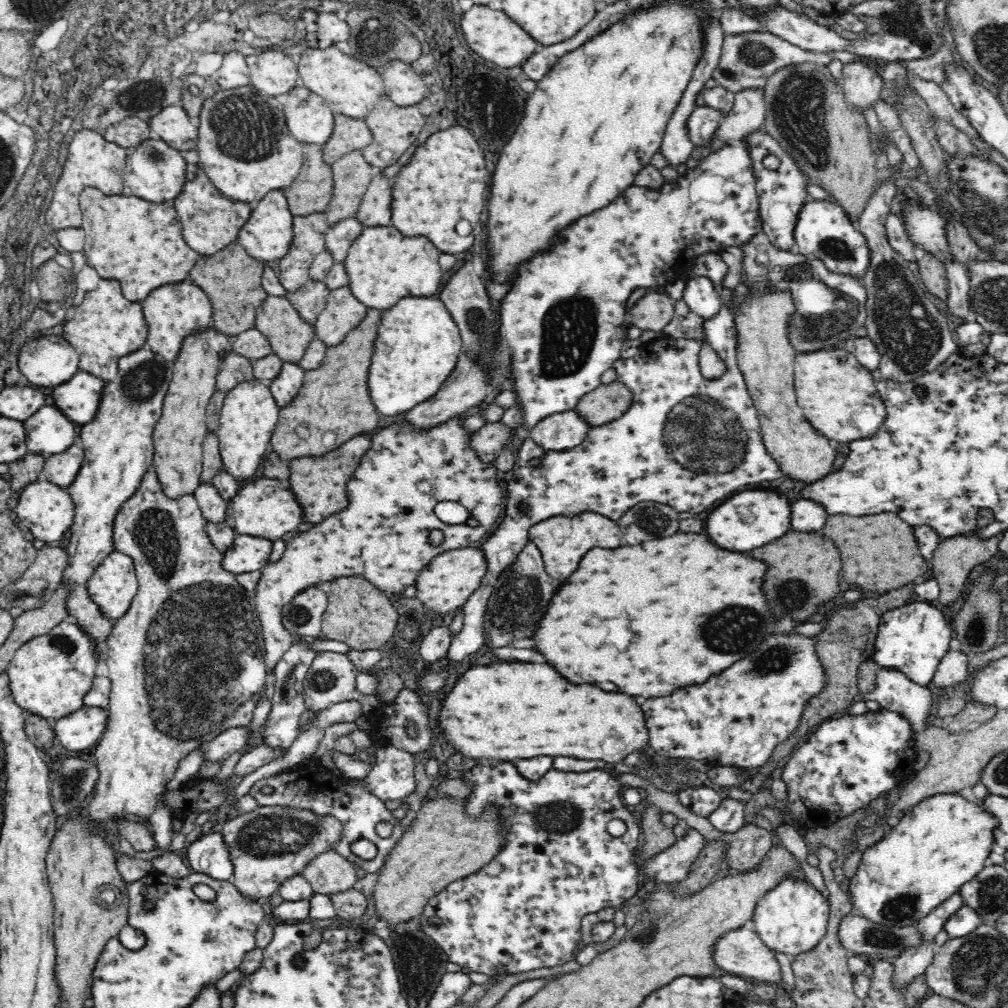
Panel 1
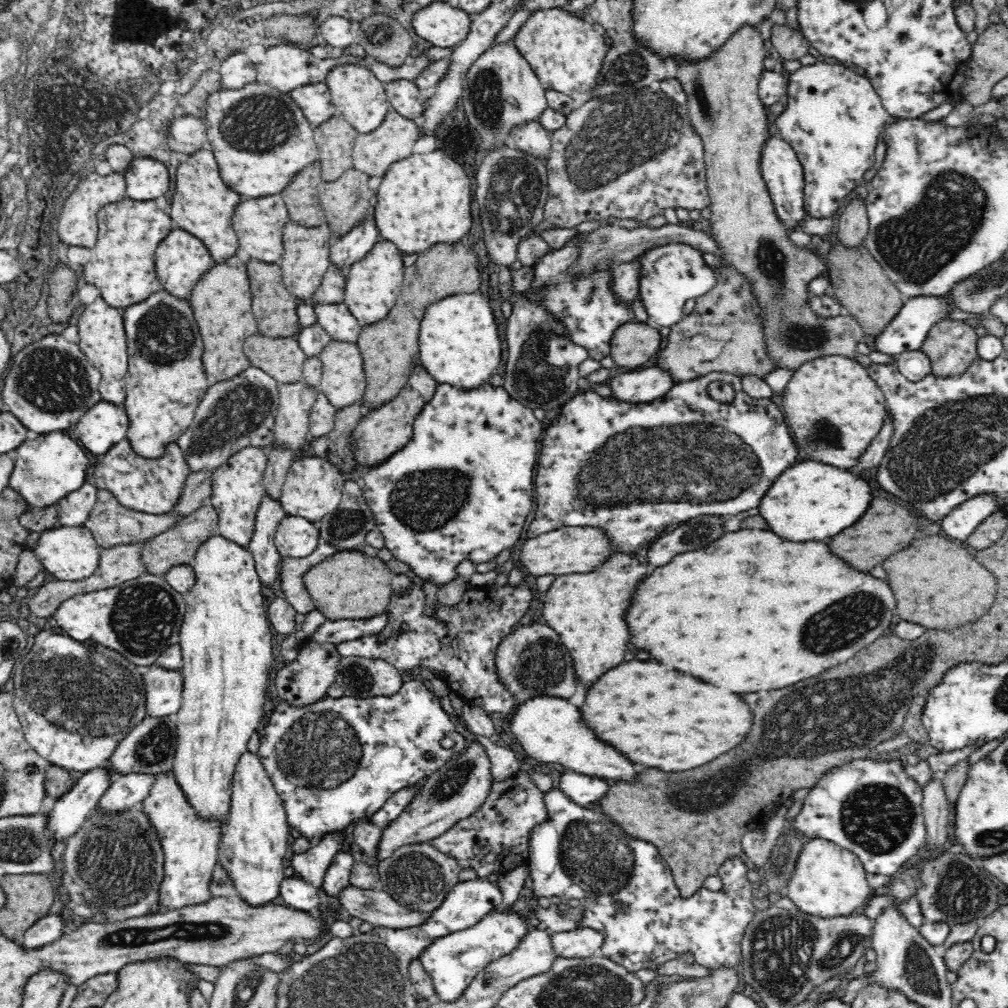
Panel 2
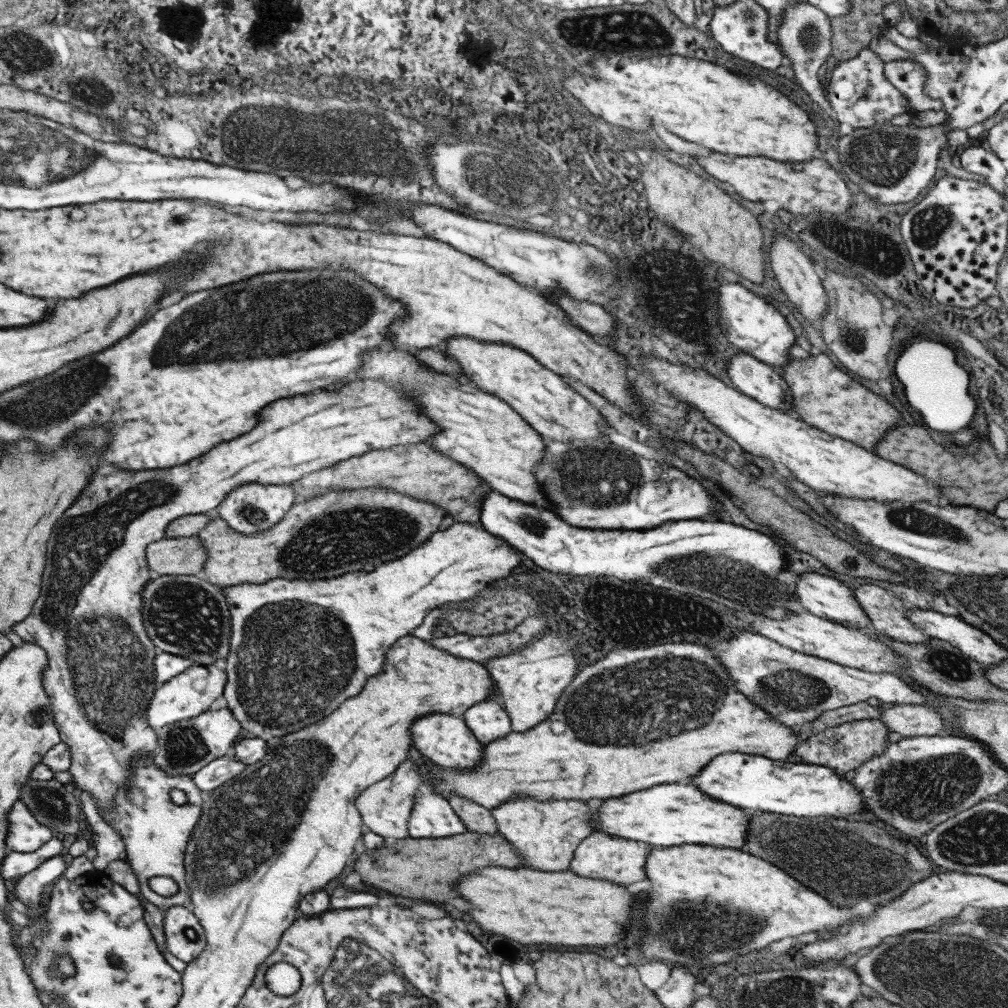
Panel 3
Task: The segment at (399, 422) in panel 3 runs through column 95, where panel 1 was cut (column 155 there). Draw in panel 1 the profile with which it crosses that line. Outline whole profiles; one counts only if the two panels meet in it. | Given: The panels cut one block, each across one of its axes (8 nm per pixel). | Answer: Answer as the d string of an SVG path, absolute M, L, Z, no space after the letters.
M153 465L149 467L141 480L138 490L118 510L114 522L113 540L116 552L130 556L135 563L135 571L139 588L136 597L124 616L114 620L114 626L108 636L106 665L111 680L111 693L108 706L107 727L95 746L94 758L99 770L99 779L95 786L95 795L88 800L85 813L90 823L98 830L104 831L111 826L114 817L132 817L148 823L149 816L156 808L158 796L164 792L166 785L174 778L179 762L200 745L212 740L221 732L234 727L250 724L256 704L260 701L265 688L267 667L265 664L265 642L263 628L256 608L255 592L240 587L235 574L222 568L224 554L220 553L206 533L207 521L202 515L197 500L193 494L178 496L172 500L164 494L162 485L157 479Z

